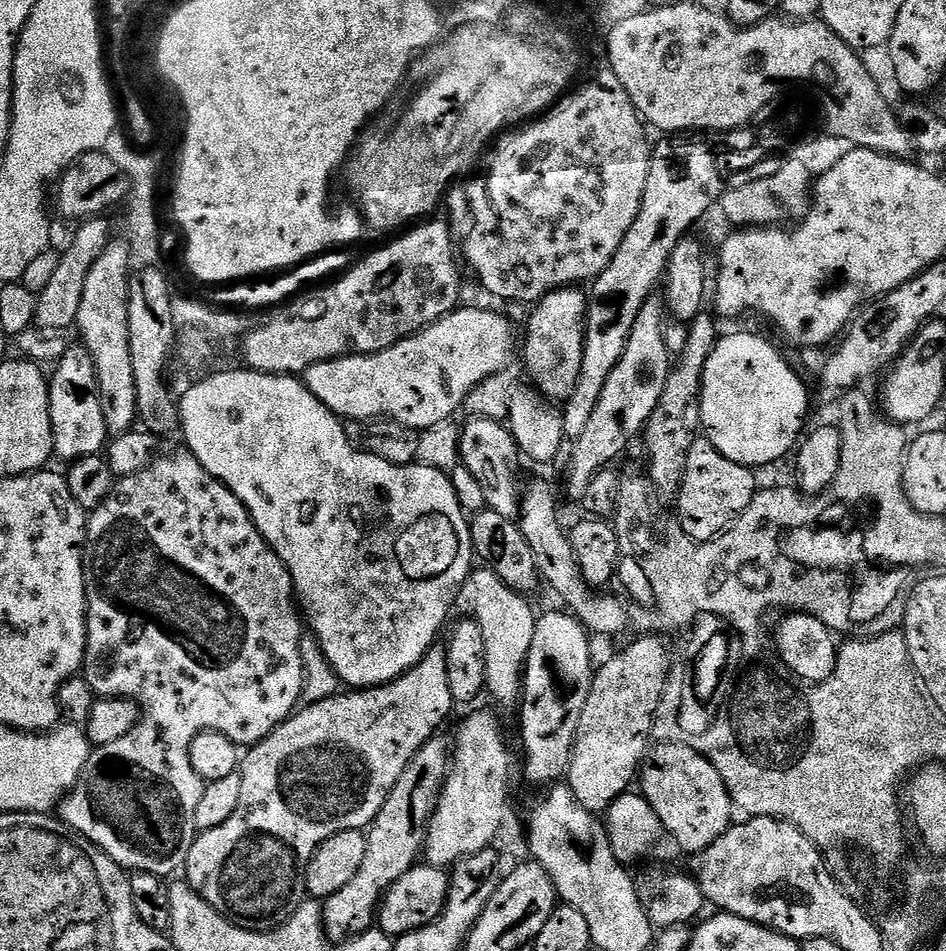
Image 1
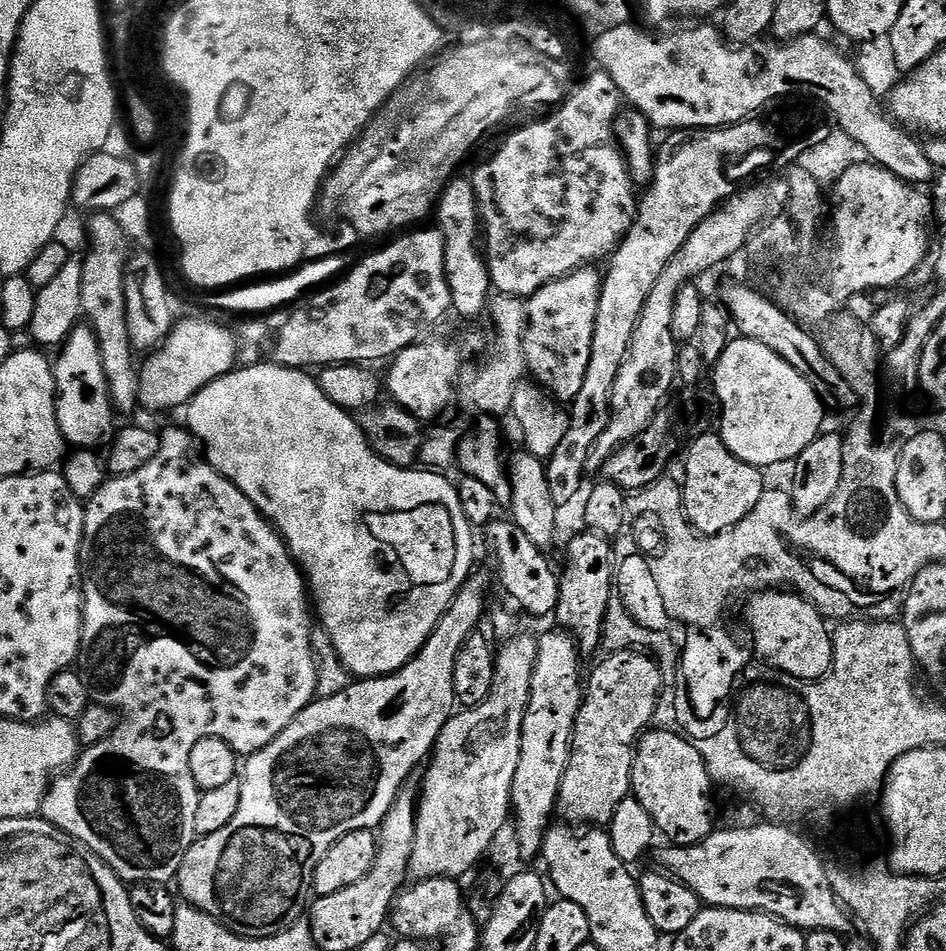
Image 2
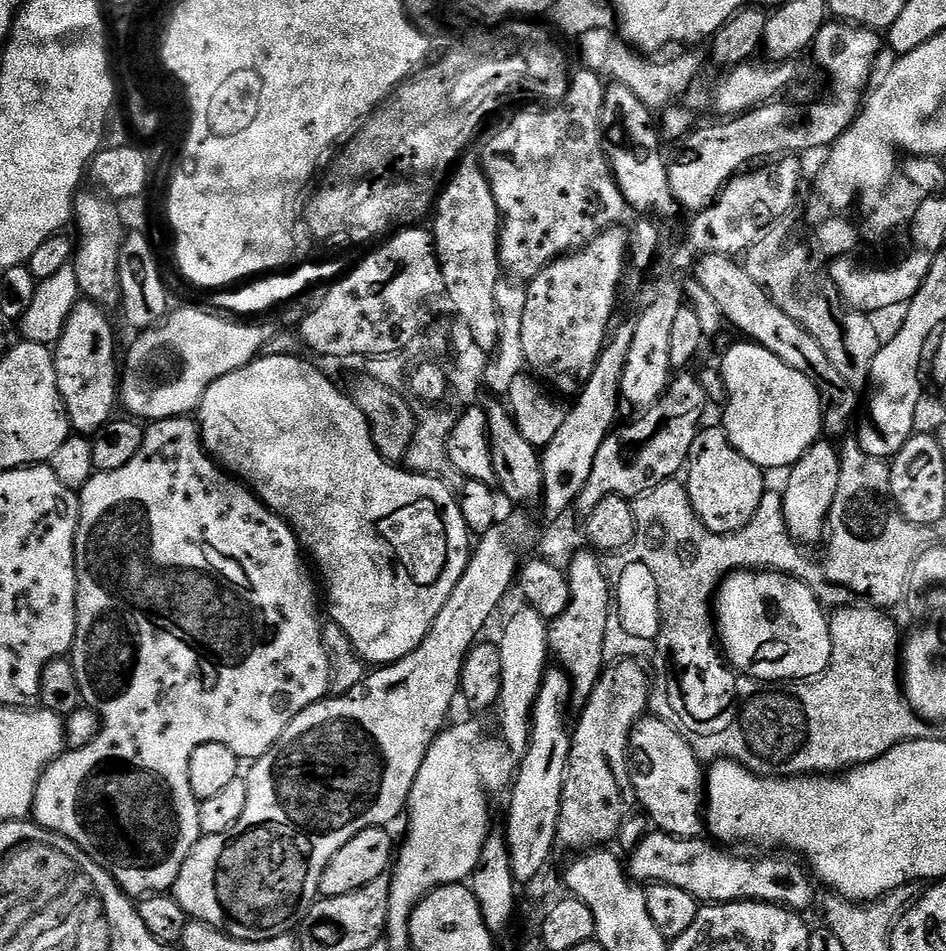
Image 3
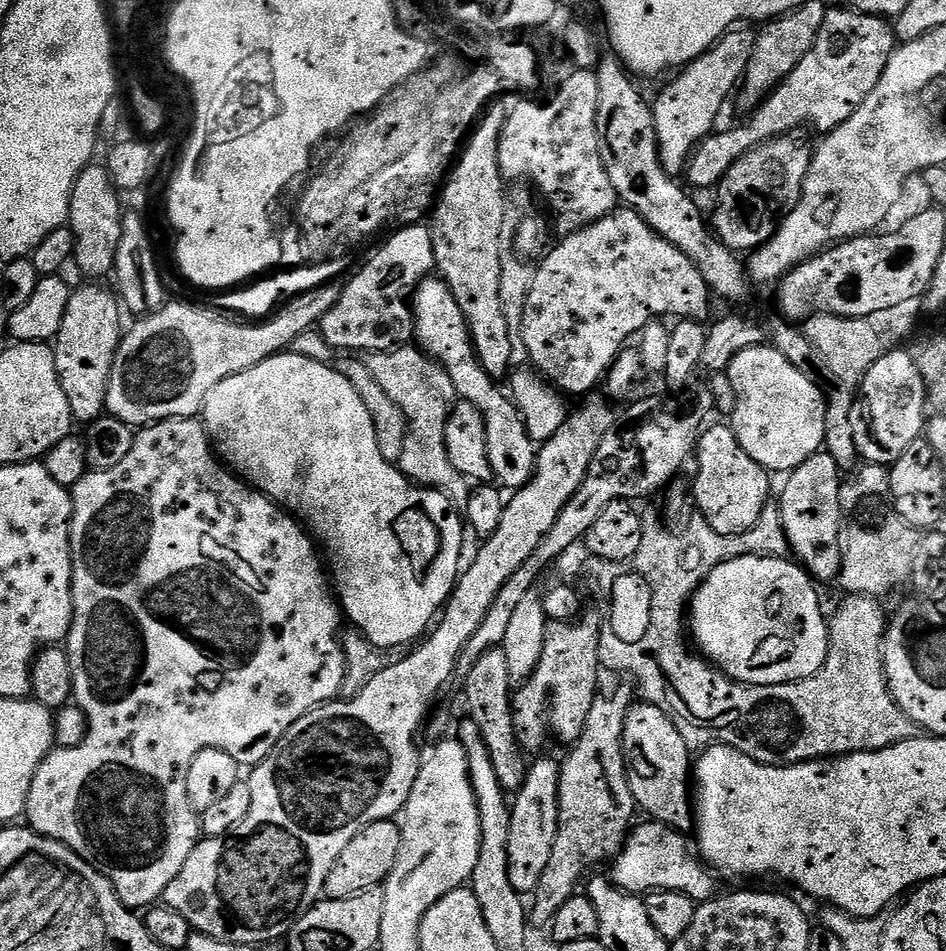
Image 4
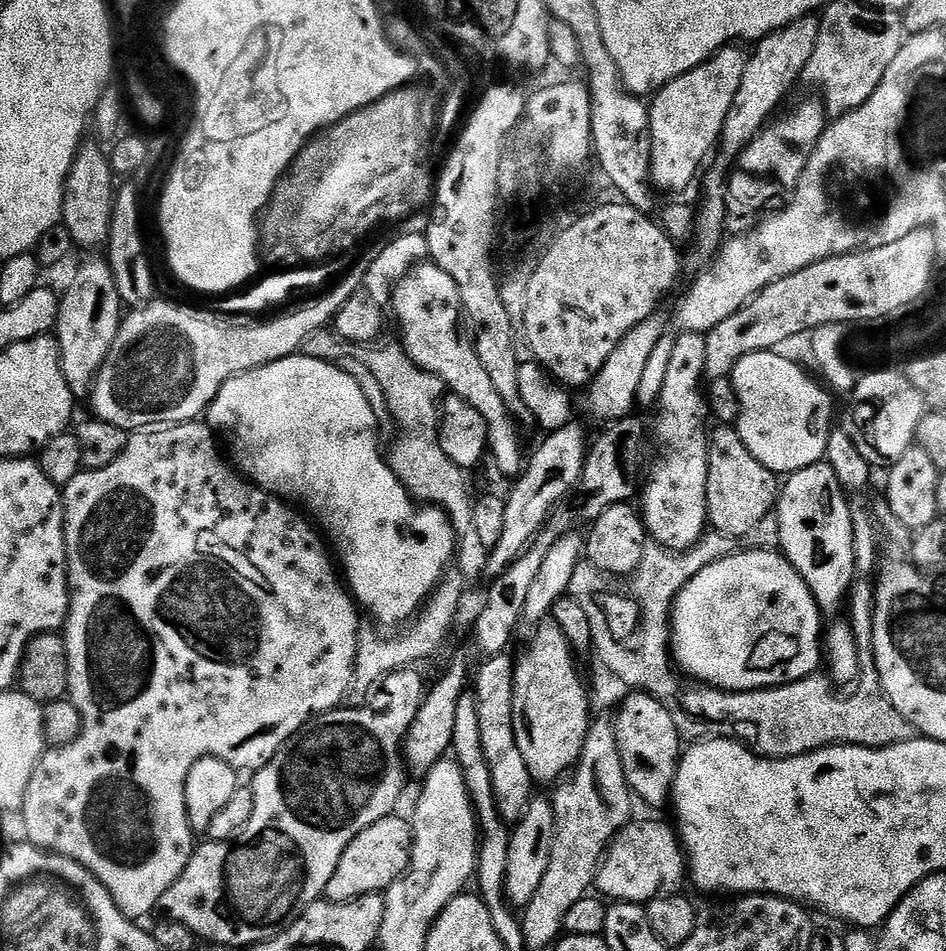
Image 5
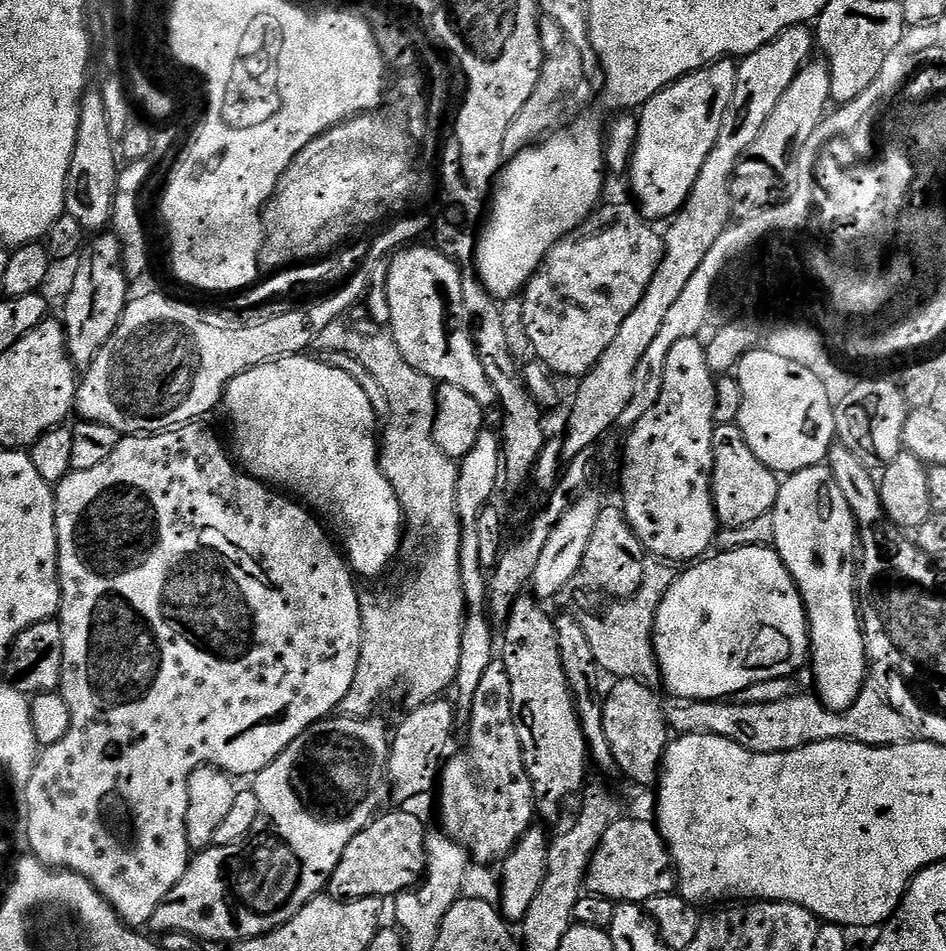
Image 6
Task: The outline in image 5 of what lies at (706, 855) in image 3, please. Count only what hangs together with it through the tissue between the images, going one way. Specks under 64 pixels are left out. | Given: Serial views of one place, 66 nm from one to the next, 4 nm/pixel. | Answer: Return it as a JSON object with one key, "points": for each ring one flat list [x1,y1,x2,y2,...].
{"points":[[639,818,629,822,612,839,612,844,604,853,604,861,600,863,600,869,596,875,595,891,601,897,612,902,639,904,641,906,647,905,650,900,655,900,661,893,679,893,683,889,680,887,683,886,684,880,686,884,686,853,684,845,680,843,677,829,671,823,668,824,663,824,660,820,639,820]]}

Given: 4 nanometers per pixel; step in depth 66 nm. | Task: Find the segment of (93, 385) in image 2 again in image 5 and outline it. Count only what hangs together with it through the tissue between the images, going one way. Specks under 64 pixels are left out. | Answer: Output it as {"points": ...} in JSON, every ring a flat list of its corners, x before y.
{"points":[[85,259,75,269,72,285,60,296,60,313,56,319,54,335,60,347,62,374,66,378,66,386,70,386,73,397,87,397,96,382,96,375,102,370,110,350,114,346,114,338,118,338,118,330,122,319,122,301,118,294,116,279,107,259]]}

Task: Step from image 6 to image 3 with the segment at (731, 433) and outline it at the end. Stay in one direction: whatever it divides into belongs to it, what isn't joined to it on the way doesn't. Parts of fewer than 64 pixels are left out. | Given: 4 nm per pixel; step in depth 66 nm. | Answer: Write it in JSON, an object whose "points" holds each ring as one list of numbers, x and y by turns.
{"points":[[720,426,701,427,697,431,694,446,690,446,686,465,687,476,686,487,693,510,706,526,706,530,719,536,734,534,746,527,755,518,766,491,765,469,743,456]]}

